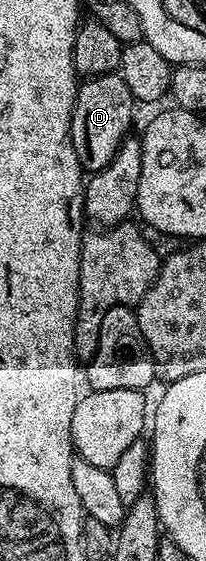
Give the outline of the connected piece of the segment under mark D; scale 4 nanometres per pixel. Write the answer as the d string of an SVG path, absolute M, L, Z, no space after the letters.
M119 74L91 76L78 87L69 137L73 139L82 169L99 172L111 158L115 158L119 146L132 129L129 127L133 124L133 107L135 101L131 90L127 90L127 82L123 82Z

